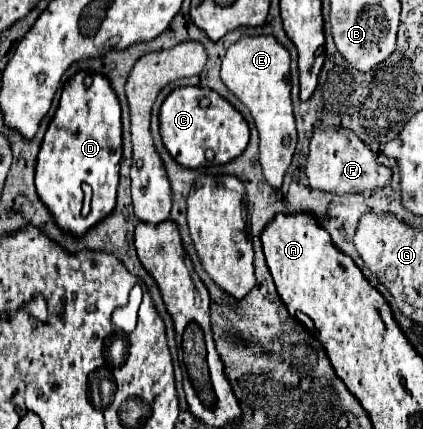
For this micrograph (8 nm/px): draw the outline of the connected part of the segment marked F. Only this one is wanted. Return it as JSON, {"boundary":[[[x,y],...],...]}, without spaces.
{"boundary":[[[325,127],[313,133],[305,171],[311,187],[335,193],[359,193],[365,189],[385,187],[391,181],[391,167],[381,165],[377,155],[351,129],[345,127]]]}

